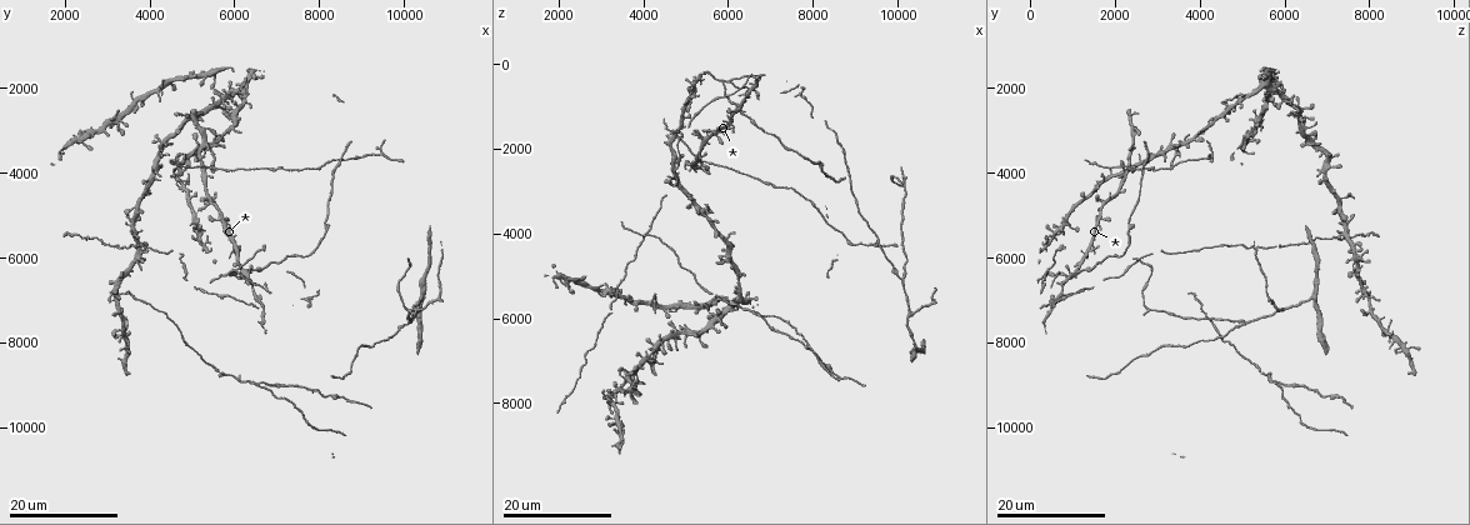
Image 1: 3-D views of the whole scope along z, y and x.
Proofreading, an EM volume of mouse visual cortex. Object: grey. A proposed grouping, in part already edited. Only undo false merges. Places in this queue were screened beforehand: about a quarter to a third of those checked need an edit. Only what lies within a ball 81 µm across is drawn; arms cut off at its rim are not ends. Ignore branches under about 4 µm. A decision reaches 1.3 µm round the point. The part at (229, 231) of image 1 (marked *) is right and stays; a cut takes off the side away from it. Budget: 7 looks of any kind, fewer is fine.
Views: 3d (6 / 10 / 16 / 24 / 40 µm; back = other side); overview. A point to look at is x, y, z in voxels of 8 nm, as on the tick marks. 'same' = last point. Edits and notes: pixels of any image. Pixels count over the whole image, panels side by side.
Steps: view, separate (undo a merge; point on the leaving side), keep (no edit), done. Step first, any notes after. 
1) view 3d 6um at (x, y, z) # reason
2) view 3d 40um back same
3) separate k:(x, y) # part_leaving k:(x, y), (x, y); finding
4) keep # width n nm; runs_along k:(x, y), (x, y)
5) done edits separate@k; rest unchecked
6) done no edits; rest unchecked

view 3d 24um at (6250, 6400, 1000) # thin arm on a thick one

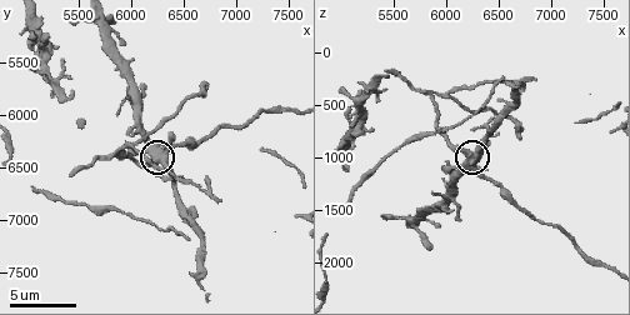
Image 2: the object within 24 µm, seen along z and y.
view 3d 10um at (6280, 6440, 980) # closer look

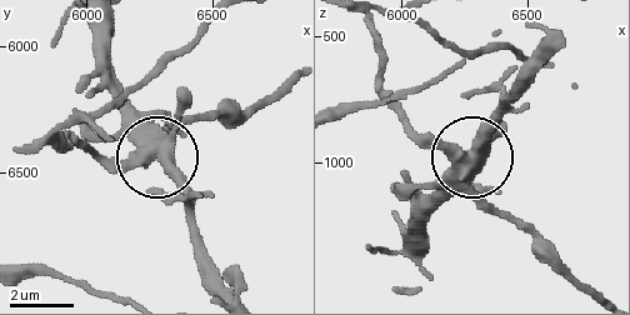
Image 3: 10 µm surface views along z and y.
separate 3:(113, 164) # side_arm 29 um; arms 4; two cells meet here

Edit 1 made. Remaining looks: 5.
view overview

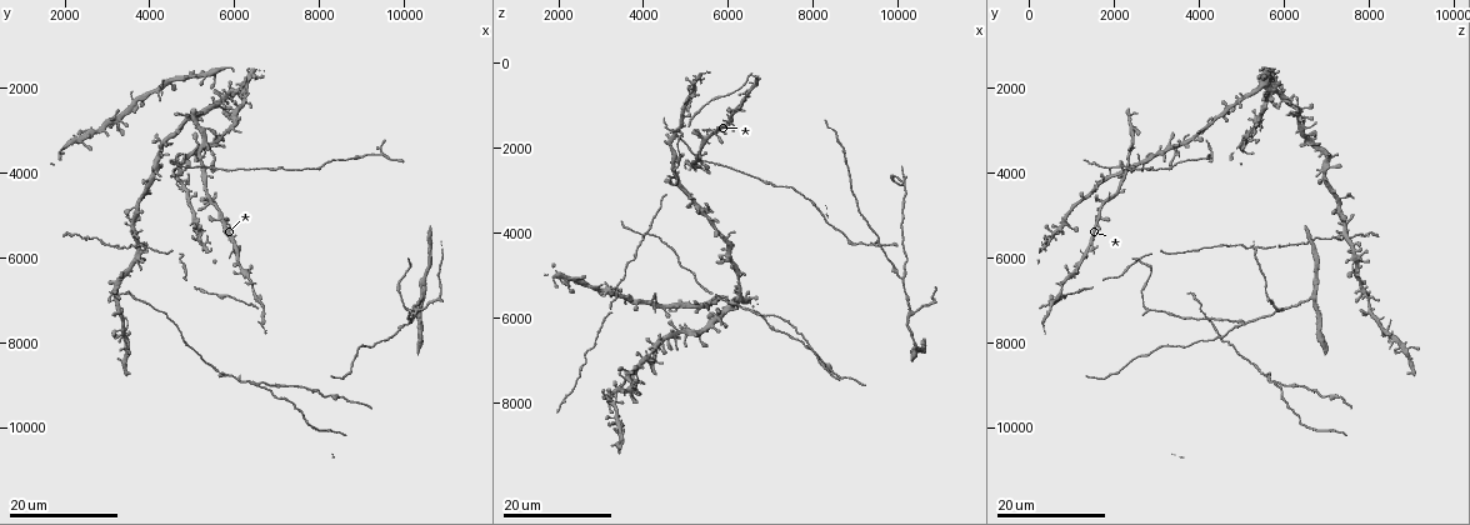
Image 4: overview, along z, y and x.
view 3d 16um at (10300, 7200, 5900) # arms part here

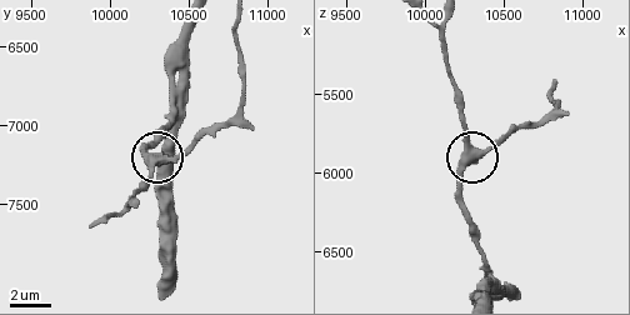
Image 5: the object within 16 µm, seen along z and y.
view 3d 10um at (10340, 7220, 5880)

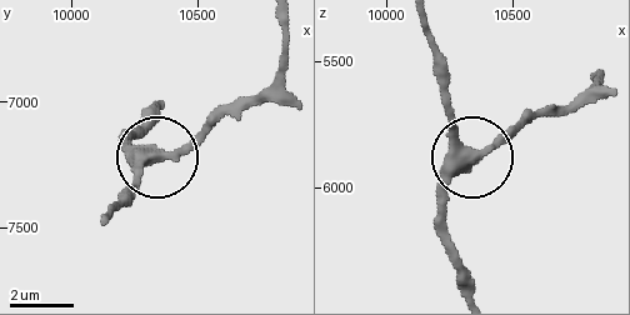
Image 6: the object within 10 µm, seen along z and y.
keep # width 350 nm; runs_along 6:(473, 290), (449, 249), (444, 201), (521, 115); continuous, no second cell

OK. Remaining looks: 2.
view 3d 16um at (10150, 7550, 5000) # three-way junction

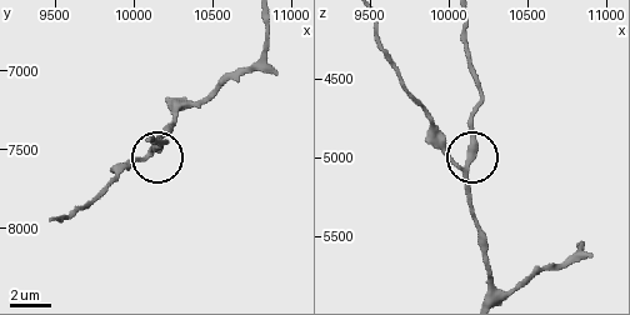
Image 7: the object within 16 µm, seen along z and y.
view 3d 6um same

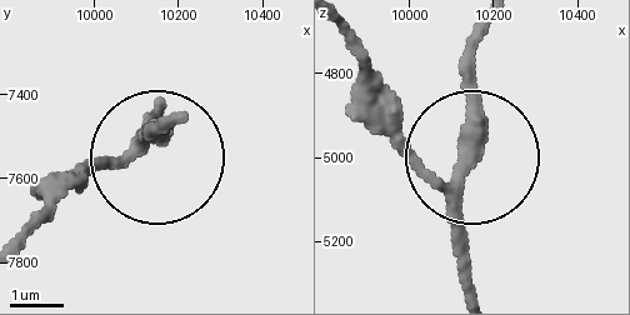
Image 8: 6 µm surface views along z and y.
keep # width 270 nm; runs_along 8:(473, 290), (464, 183), (478, 26); one cell here

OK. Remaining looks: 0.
done edits separate@3; rest unchecked

